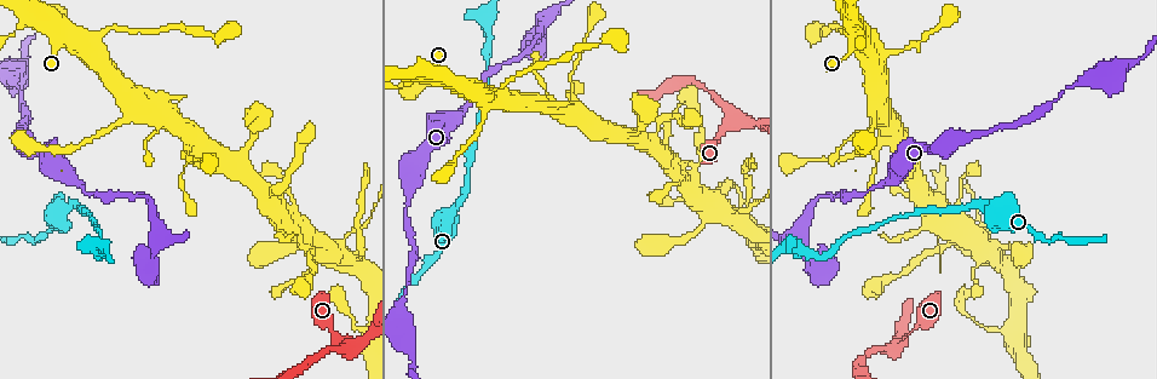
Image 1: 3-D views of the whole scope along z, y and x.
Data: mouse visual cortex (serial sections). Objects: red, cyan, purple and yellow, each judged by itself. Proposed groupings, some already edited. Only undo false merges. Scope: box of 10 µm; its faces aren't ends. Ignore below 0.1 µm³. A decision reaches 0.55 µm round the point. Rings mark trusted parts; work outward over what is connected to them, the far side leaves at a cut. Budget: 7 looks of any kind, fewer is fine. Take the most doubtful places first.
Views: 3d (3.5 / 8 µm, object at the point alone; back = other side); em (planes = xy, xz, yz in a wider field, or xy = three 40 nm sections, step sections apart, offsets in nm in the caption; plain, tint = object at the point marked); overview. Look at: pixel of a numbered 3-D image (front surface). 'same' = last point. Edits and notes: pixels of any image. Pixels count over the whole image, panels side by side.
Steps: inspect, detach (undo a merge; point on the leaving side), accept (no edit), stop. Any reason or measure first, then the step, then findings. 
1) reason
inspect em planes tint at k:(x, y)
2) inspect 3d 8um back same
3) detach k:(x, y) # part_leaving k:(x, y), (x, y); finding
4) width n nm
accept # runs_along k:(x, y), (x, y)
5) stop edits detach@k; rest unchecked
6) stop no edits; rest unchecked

inspect 3d 3.5um at 1:(851, 23)

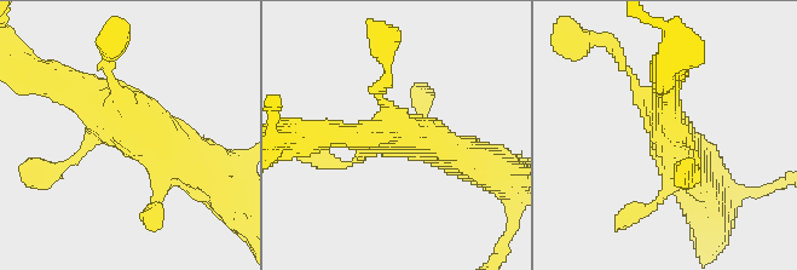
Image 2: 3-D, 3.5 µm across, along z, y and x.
need the tissue
inspect em xy step 1 tint at 2:(124, 130)

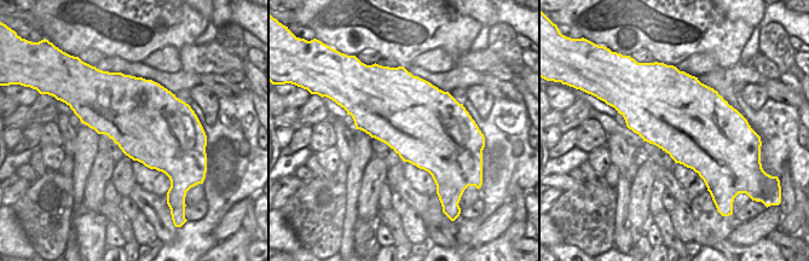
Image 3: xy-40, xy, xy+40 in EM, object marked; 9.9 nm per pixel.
another direction
inspect em xy step 3 tint same

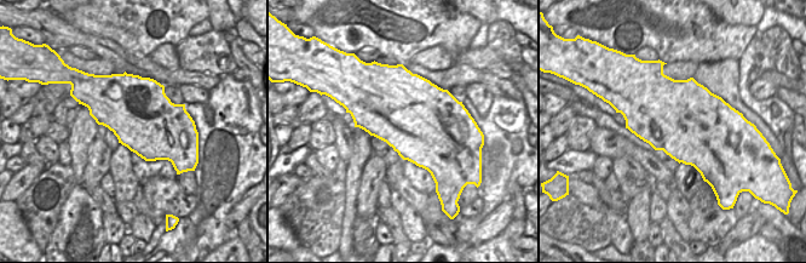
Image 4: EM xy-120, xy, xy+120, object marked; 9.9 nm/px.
width 800 nm
accept # runs_along 2:(162, 178), (151, 141), (62, 85); all the same cell

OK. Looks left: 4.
three arms meet
inspect 3d 3.5um at 1:(895, 345)

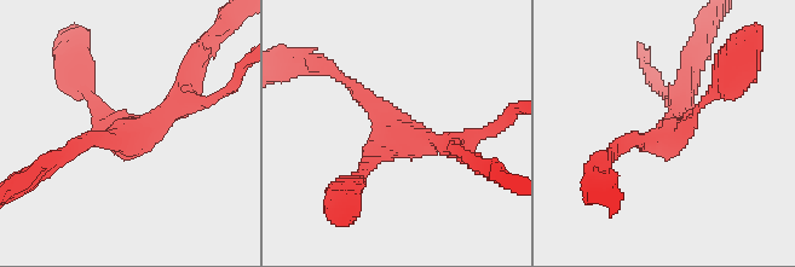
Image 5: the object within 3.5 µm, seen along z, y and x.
arms 3; arm_widths 150, 200, 250 nm; shape alone is not enough
inspect em planes tint at 5:(119, 138)

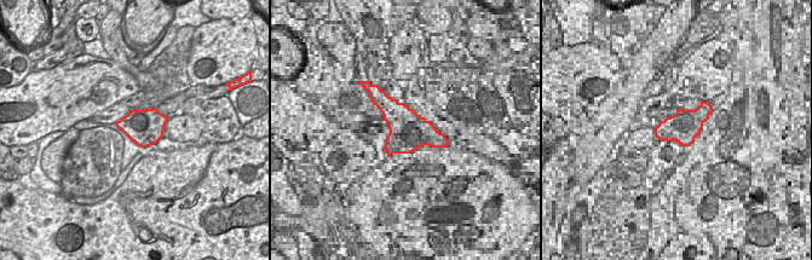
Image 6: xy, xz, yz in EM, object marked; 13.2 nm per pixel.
width 480 nm
accept # runs_along 5:(721, 85), (678, 137), (612, 147); all the same cell

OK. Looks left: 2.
stop no edits; rest unchecked

